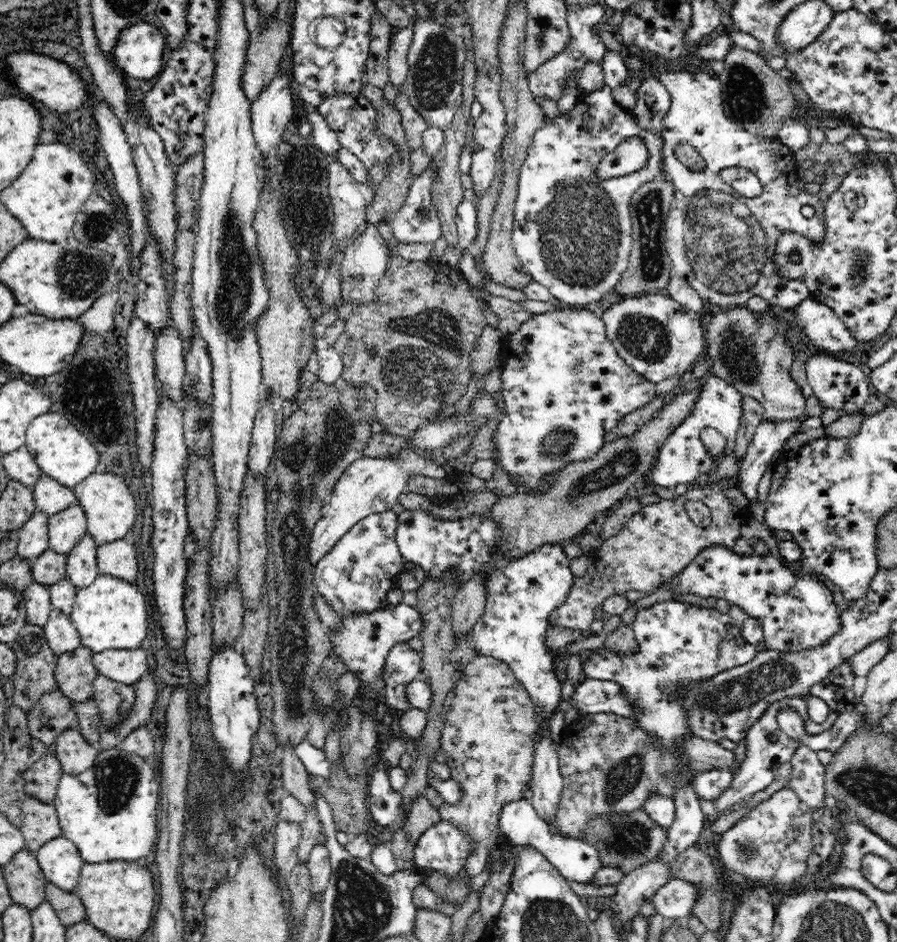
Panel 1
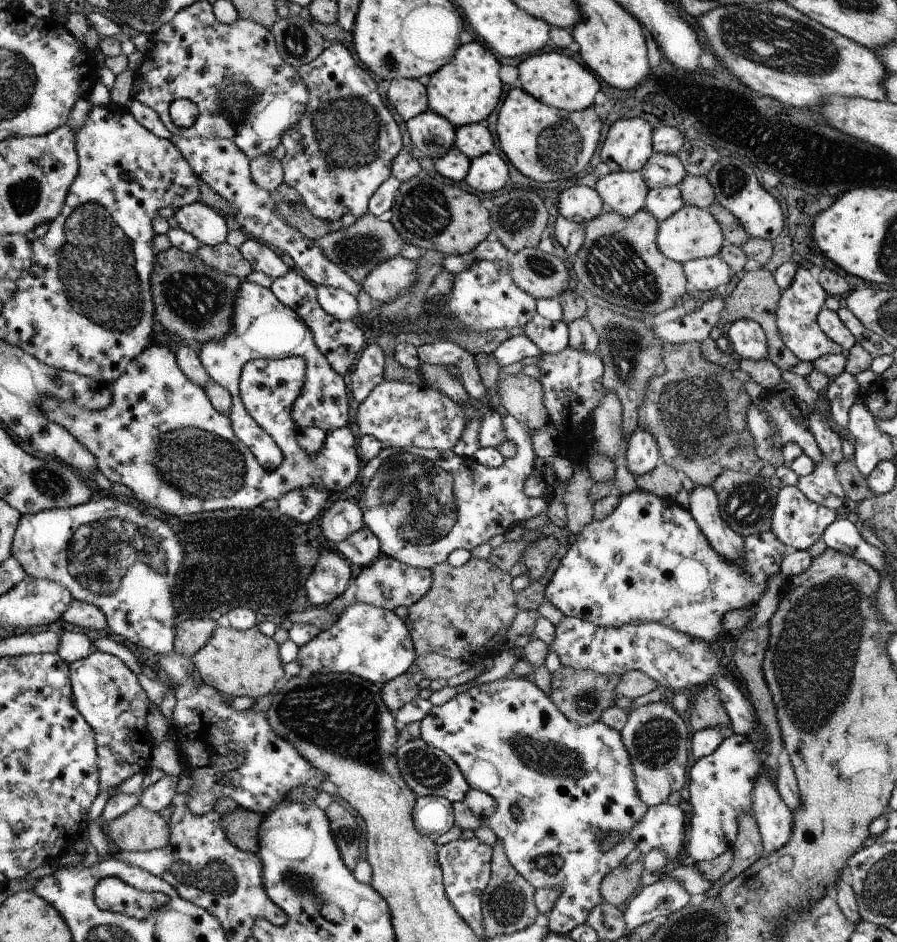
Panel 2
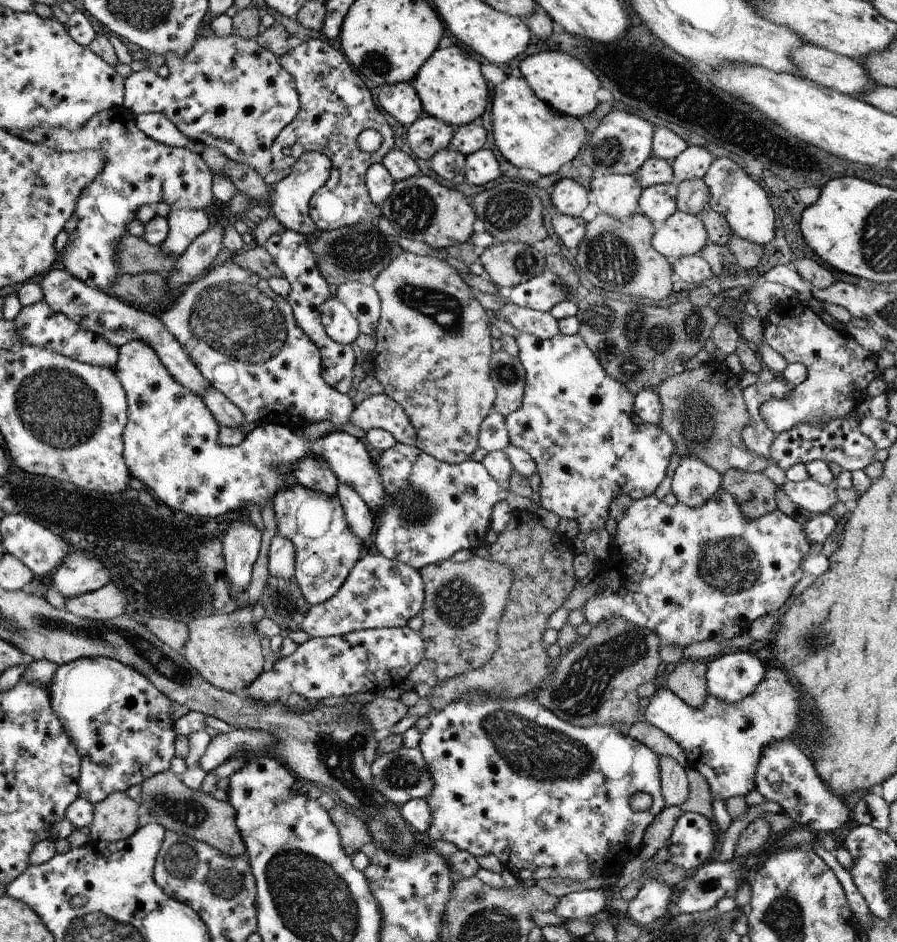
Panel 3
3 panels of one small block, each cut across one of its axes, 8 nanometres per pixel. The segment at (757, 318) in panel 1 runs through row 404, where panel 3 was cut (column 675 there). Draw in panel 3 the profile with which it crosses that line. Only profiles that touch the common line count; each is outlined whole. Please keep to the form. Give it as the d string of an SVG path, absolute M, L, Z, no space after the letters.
M659 757L661 793L667 806L681 806L689 797L687 772L678 761L670 757Z

